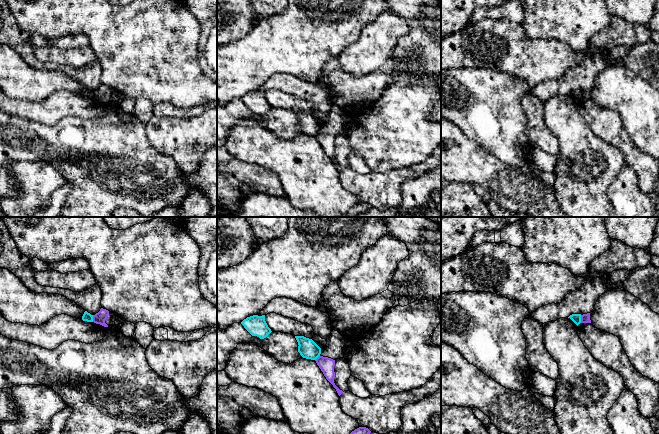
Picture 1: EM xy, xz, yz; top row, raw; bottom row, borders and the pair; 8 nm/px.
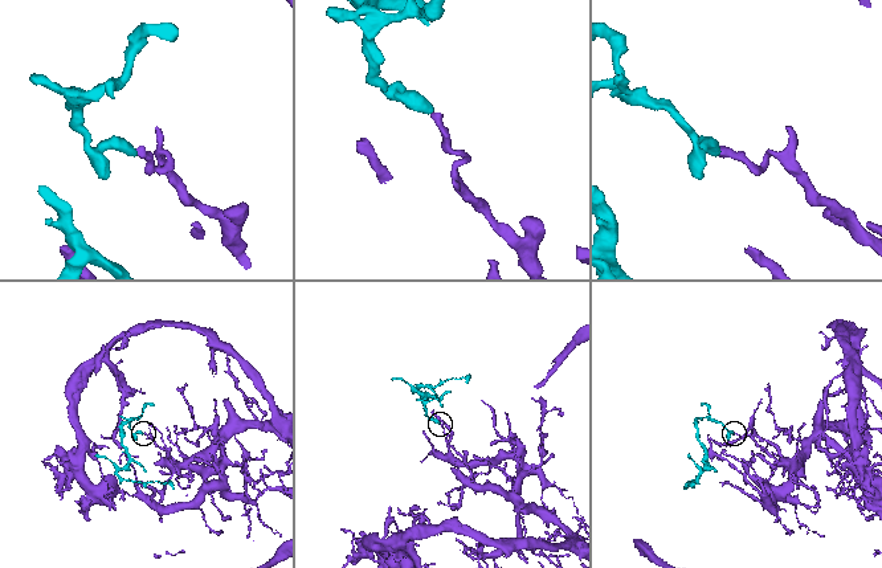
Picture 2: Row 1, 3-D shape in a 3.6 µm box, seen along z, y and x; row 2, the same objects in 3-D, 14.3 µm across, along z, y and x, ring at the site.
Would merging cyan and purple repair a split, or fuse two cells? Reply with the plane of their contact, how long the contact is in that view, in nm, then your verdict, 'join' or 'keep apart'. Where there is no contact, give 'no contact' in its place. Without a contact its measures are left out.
meets cyan in yz; contact 60 nm long; keep apart

